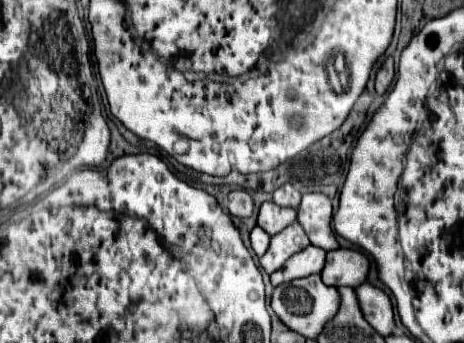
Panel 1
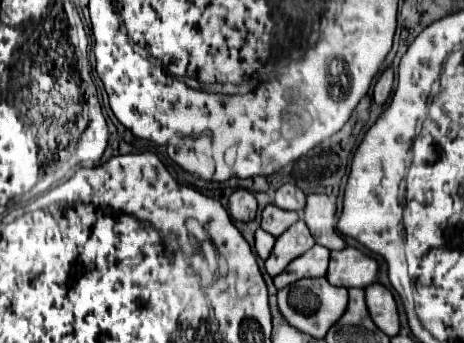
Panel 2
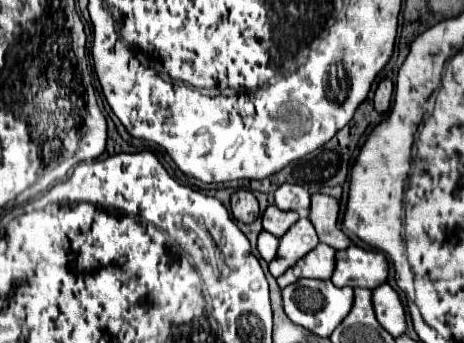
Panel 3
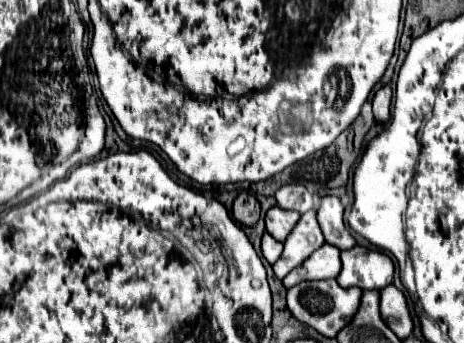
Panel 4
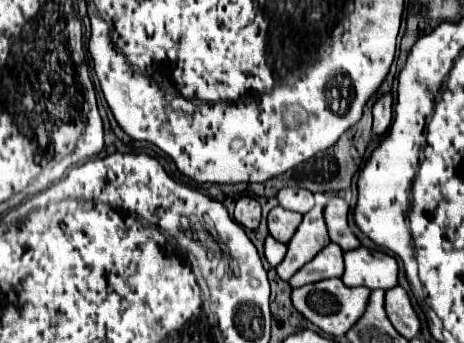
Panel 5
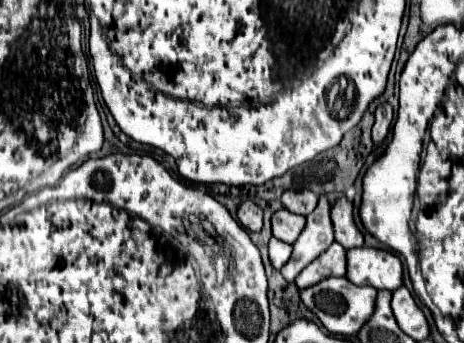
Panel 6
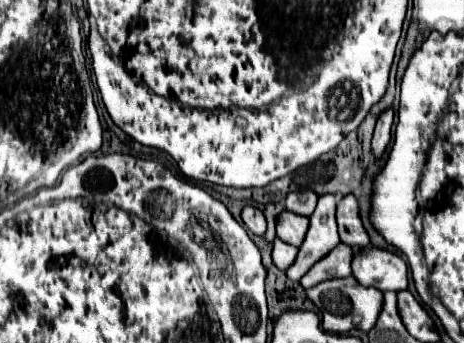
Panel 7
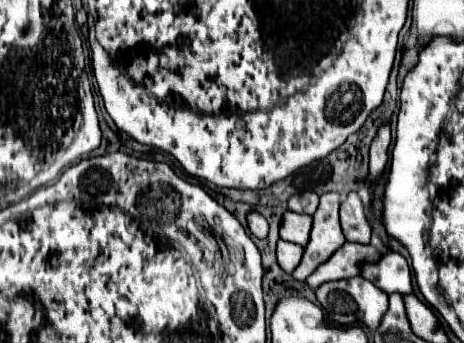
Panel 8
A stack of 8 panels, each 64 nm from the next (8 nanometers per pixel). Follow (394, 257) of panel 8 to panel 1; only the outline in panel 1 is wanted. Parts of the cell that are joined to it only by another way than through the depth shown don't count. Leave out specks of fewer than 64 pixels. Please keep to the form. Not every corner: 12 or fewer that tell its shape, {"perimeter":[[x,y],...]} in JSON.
{"perimeter":[[338,248],[326,256],[328,286],[360,286],[370,260],[360,250]]}

